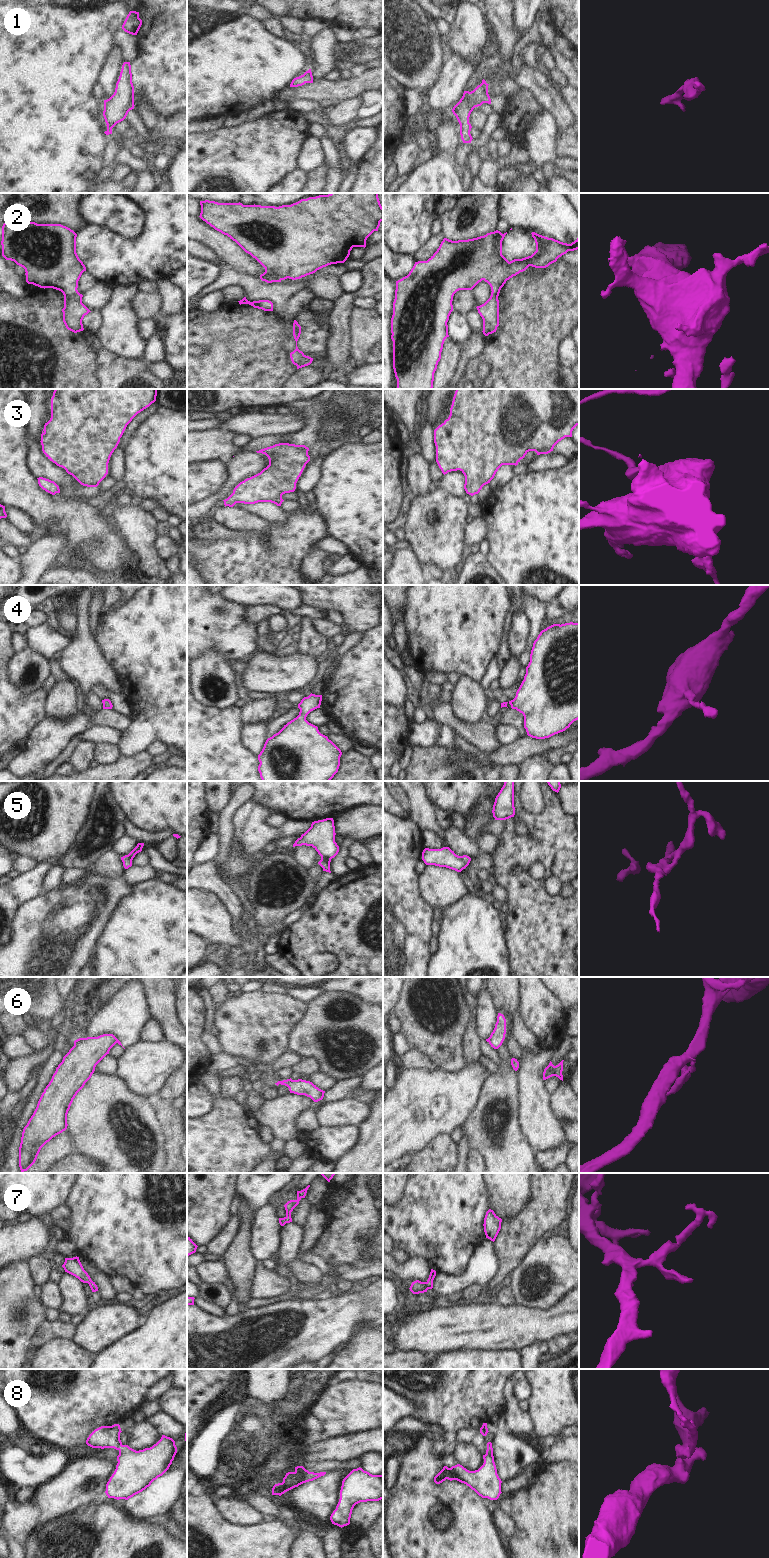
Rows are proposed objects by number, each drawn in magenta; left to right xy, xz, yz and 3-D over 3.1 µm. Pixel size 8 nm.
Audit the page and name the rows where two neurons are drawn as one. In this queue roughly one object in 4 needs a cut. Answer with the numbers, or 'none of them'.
6

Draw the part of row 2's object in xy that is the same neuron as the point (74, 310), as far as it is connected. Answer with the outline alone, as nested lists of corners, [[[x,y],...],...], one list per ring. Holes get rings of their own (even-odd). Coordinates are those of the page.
[[[9,220],[2,226],[2,256],[6,260],[14,261],[17,265],[25,269],[26,282],[40,288],[53,288],[59,290],[64,295],[63,322],[66,328],[74,333],[83,331],[82,320],[85,315],[91,312],[83,303],[82,297],[77,290],[78,281],[86,267],[76,253],[77,234],[70,228],[61,224],[37,224],[35,222],[21,222]]]

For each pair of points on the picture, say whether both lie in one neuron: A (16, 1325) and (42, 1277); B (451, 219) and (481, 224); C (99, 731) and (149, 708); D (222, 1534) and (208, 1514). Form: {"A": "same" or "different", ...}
{"A": "different", "B": "same", "C": "different", "D": "same"}

